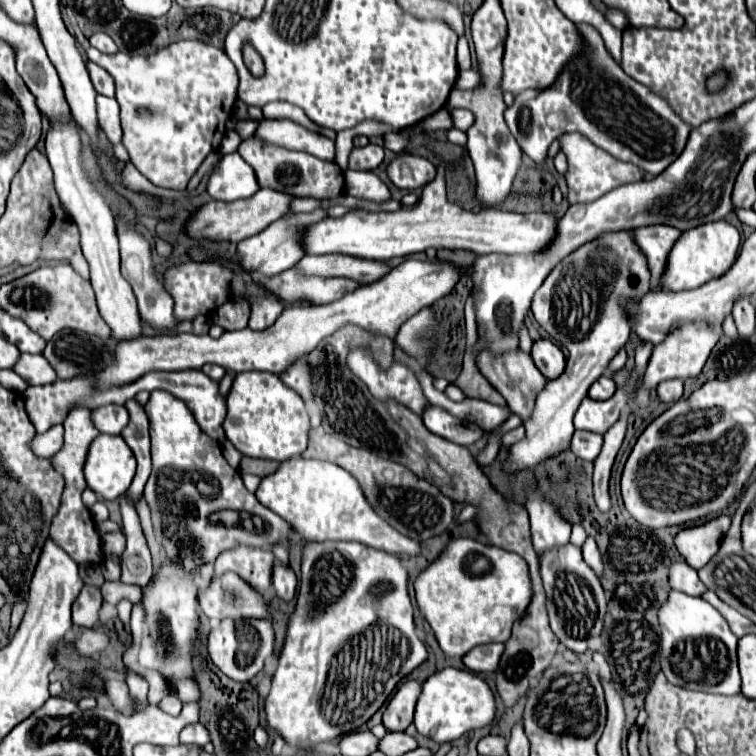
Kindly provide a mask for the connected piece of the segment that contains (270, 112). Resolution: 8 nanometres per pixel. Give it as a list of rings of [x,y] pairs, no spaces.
[[[286,101],[270,103],[270,105],[266,105],[262,111],[264,111],[264,117],[266,117],[266,119],[290,119],[290,121],[294,121],[294,123],[298,123],[298,125],[310,129],[310,131],[316,131],[316,133],[320,133],[320,135],[326,135],[328,139],[336,139],[336,131],[330,131],[330,129],[326,129],[326,127],[320,127],[320,125],[312,123],[312,121],[302,113],[302,109],[298,109],[298,107],[290,105],[290,103],[286,103]]]

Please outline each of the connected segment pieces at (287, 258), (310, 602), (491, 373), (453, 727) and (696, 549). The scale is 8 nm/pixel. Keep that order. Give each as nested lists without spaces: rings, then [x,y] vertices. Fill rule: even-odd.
[[[316,209],[312,213],[296,213],[290,219],[274,221],[262,233],[258,233],[246,241],[240,241],[236,253],[238,253],[238,261],[240,261],[242,269],[258,271],[266,277],[274,277],[286,269],[292,269],[302,259],[304,253],[302,253],[302,249],[298,249],[298,241],[294,241],[294,233],[290,233],[290,229],[294,229],[294,225],[310,225],[310,221],[320,221],[322,217],[326,217],[324,209]]]
[[[358,541],[306,543],[302,549],[302,585],[298,591],[296,611],[290,617],[286,645],[278,657],[272,689],[264,701],[266,723],[288,745],[300,747],[302,751],[308,751],[312,745],[332,741],[342,733],[352,733],[384,705],[398,681],[418,667],[426,655],[424,643],[416,637],[408,595],[408,571],[400,557],[366,547]],[[378,621],[388,625],[390,651],[386,657],[388,661],[384,661],[386,667],[380,667],[380,695],[364,709],[364,713],[334,711],[336,705],[326,703],[322,695],[326,693],[324,683],[332,657],[350,637]],[[338,725],[346,731],[338,733]]]
[[[518,349],[518,353],[506,353],[506,357],[502,357],[502,361],[498,361],[498,357],[494,357],[492,353],[480,353],[480,357],[478,357],[478,369],[492,383],[492,387],[506,399],[508,407],[522,421],[530,419],[530,415],[534,411],[536,397],[546,387],[546,379],[536,369],[536,365],[534,365],[534,361],[532,361],[530,355],[526,355],[524,351]]]
[[[446,667],[430,675],[422,685],[422,697],[418,699],[414,713],[414,725],[418,733],[434,739],[436,743],[450,743],[472,729],[482,729],[490,725],[494,717],[496,701],[488,683],[472,671]]]
[[[722,515],[718,519],[704,523],[704,525],[682,529],[676,535],[674,543],[680,551],[680,555],[694,569],[702,569],[718,553],[720,541],[728,529],[730,529],[730,517]]]

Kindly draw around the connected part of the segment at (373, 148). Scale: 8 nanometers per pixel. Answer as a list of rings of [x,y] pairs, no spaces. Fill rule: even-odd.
[[[368,143],[366,147],[352,149],[352,153],[350,153],[350,169],[372,171],[382,163],[382,159],[384,159],[384,147]]]

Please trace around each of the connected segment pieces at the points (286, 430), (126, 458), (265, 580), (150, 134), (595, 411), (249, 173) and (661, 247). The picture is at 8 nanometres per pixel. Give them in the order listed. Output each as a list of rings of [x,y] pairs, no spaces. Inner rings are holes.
[[[262,371],[238,373],[226,397],[226,405],[228,415],[224,421],[224,431],[242,455],[288,461],[292,457],[300,457],[306,451],[310,419],[304,401],[294,389],[286,387],[278,375]]]
[[[98,435],[92,441],[84,465],[84,477],[92,491],[114,501],[128,491],[134,475],[134,453],[120,435]]]
[[[238,547],[222,553],[216,563],[216,575],[220,577],[222,573],[234,571],[238,573],[256,593],[262,597],[268,597],[268,589],[272,585],[272,571],[274,571],[274,555],[272,551],[266,549],[248,549],[248,547]]]
[[[178,41],[154,55],[132,55],[132,53],[100,53],[90,47],[88,59],[104,67],[116,81],[116,101],[120,105],[120,121],[124,131],[124,147],[130,153],[134,167],[154,185],[182,191],[190,177],[196,173],[204,157],[214,149],[214,133],[224,133],[226,119],[234,111],[238,93],[238,71],[226,53],[210,43],[202,41]]]
[[[646,343],[642,345],[642,349],[638,349],[636,353],[636,367],[634,371],[630,373],[630,379],[624,387],[620,387],[614,397],[606,399],[606,401],[594,401],[590,397],[586,397],[578,411],[576,411],[576,417],[574,417],[574,425],[576,429],[584,429],[584,431],[592,431],[592,433],[600,433],[604,435],[620,417],[622,409],[626,407],[628,403],[628,397],[640,377],[640,373],[644,371],[646,363],[648,363],[648,357],[650,357],[650,349],[652,349],[652,343]]]
[[[238,153],[224,155],[206,183],[208,195],[220,201],[236,201],[242,197],[252,197],[258,189],[260,187],[254,177],[254,171]]]
[[[650,225],[650,229],[634,229],[632,233],[636,245],[646,255],[650,269],[650,289],[662,289],[662,275],[666,271],[668,255],[678,241],[678,229],[670,229],[668,225]]]

